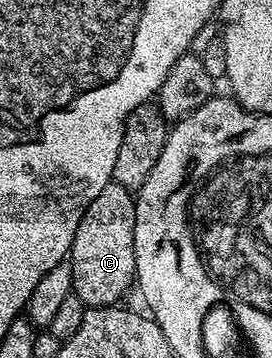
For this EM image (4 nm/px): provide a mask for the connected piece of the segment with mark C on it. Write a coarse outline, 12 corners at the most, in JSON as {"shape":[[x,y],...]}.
{"shape":[[111,179],[88,203],[72,292],[117,306],[136,281],[135,194]]}

